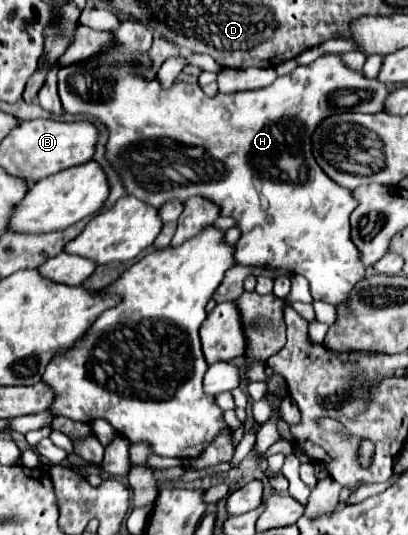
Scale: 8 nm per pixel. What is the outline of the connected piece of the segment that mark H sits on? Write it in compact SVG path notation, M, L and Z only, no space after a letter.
M124 20L116 30L112 30L112 48L110 48L110 52L104 50L102 54L94 56L92 60L86 60L86 92L82 92L82 94L76 88L72 88L72 84L70 84L72 76L78 74L82 70L82 66L76 66L76 64L62 66L58 70L58 94L60 94L60 100L62 100L64 112L68 112L68 114L88 114L88 116L100 120L108 128L106 160L118 172L118 176L120 176L120 180L122 180L122 184L124 184L124 188L126 188L126 192L130 196L136 196L138 200L144 200L154 208L162 208L170 200L186 202L192 196L202 196L202 198L214 202L220 208L220 216L234 218L236 220L236 228L240 230L240 240L236 242L236 252L234 252L236 262L242 264L242 266L274 266L274 268L284 268L288 272L294 272L294 274L302 274L310 282L312 298L316 298L312 302L316 318L326 322L326 324L334 324L336 310L330 304L338 304L338 302L346 300L350 288L358 280L364 278L364 266L358 260L358 250L350 240L350 224L348 224L348 216L356 208L356 200L350 196L350 190L334 184L334 180L330 180L324 174L324 170L312 160L312 134L314 134L314 128L318 128L322 120L326 120L328 116L334 116L334 114L342 114L342 112L370 112L370 114L376 114L376 112L380 112L382 110L382 100L388 96L388 88L384 84L378 84L378 80L368 80L360 72L348 70L340 62L338 56L324 56L324 58L314 60L308 66L294 68L294 72L276 78L274 84L270 84L266 88L244 90L244 92L234 92L234 94L216 94L214 98L210 98L210 96L206 96L202 92L202 88L198 84L192 84L192 82L180 80L180 82L174 82L170 88L162 88L158 78L146 80L142 76L142 70L146 70L152 64L152 60L148 56L150 46L152 46L152 32L146 30L144 24Z

